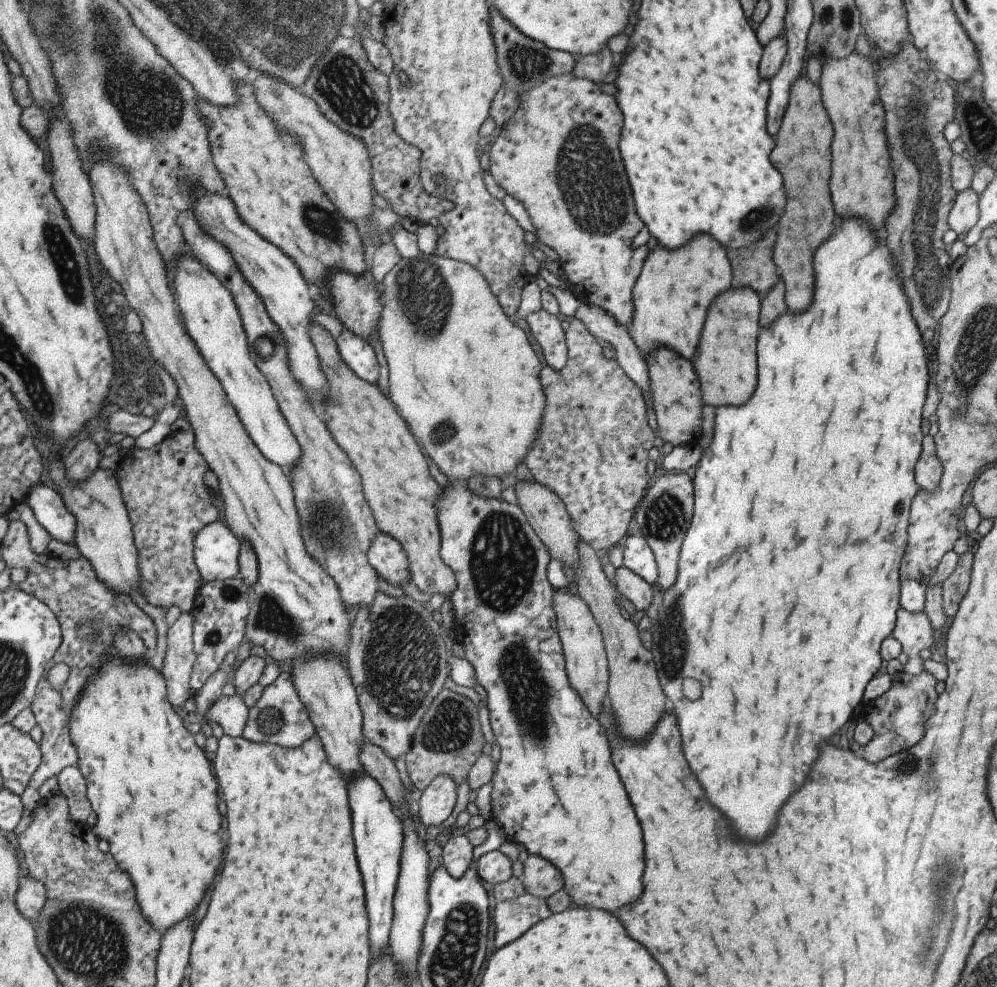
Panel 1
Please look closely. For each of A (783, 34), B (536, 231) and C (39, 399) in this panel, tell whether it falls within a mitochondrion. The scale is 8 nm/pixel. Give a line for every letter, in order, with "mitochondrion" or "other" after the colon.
A: other
B: other
C: mitochondrion

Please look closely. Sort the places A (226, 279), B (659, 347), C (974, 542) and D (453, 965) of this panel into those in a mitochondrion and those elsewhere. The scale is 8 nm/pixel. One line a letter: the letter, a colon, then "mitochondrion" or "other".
A: other
B: other
C: other
D: mitochondrion

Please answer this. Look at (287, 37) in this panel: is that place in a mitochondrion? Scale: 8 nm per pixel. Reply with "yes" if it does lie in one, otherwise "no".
yes

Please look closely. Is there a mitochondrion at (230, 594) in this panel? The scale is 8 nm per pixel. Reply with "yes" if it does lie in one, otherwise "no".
yes

